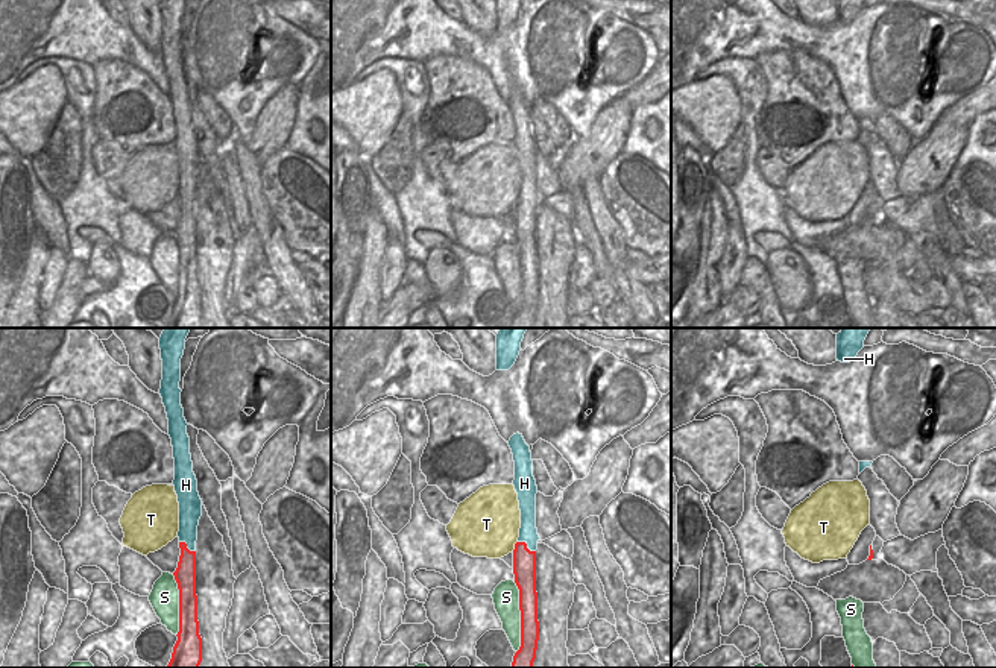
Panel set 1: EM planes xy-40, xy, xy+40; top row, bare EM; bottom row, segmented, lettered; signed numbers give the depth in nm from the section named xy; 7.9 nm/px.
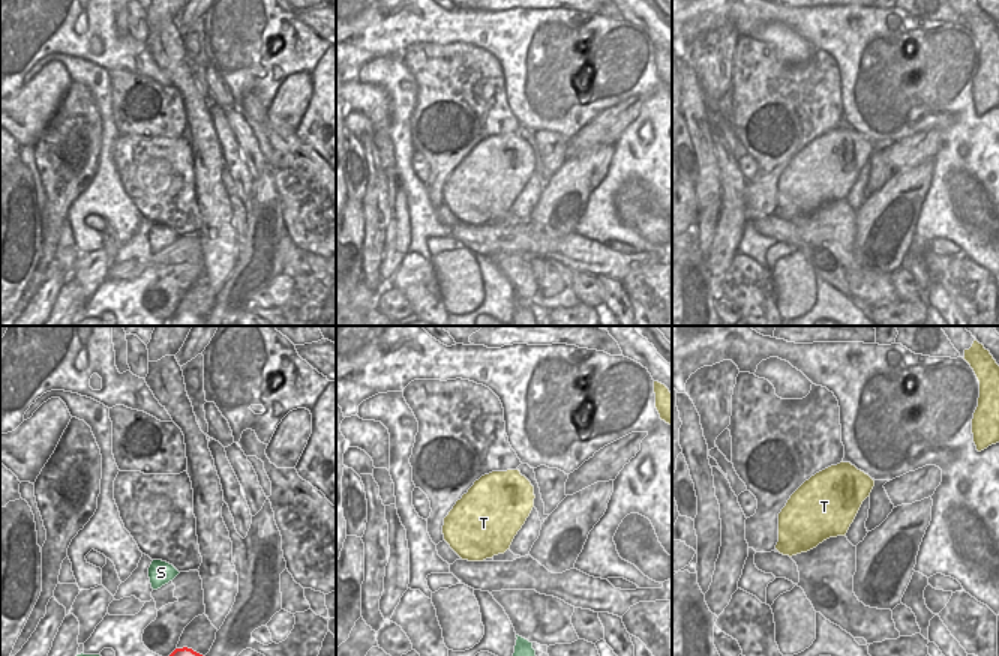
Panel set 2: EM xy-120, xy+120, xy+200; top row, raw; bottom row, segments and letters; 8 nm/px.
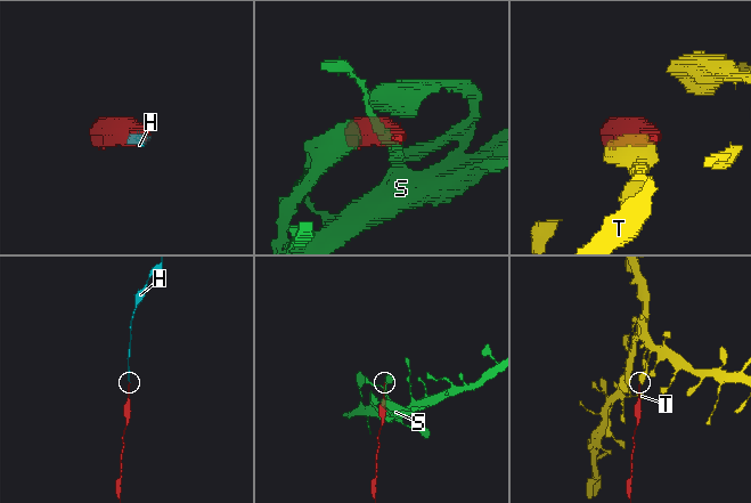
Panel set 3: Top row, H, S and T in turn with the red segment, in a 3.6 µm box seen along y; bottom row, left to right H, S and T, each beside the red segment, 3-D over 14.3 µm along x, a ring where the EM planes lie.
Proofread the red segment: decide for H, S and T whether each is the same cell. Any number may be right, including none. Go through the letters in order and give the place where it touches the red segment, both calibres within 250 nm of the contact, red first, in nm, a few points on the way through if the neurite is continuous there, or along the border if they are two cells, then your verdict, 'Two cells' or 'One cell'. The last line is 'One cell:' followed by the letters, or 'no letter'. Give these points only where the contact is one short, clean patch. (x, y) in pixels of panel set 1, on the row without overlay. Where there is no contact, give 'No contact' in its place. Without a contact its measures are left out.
H: Touches red at xy (526, 205). Thickness 190 nm (red) against 140 nm. Path across: xy (524, 220), (526, 205), (527, 193). One cell
S: Touches red at xy (521, 277). Thickness 140 nm (red) against 220 nm. Two cells
T: Touches red at xy (515, 205). Thickness 190 nm (red) against 480 nm. Boundary: xy (516, 201), (512, 210). Two cells
One cell: H

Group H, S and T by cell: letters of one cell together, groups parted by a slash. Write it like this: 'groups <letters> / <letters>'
groups H / S / T

